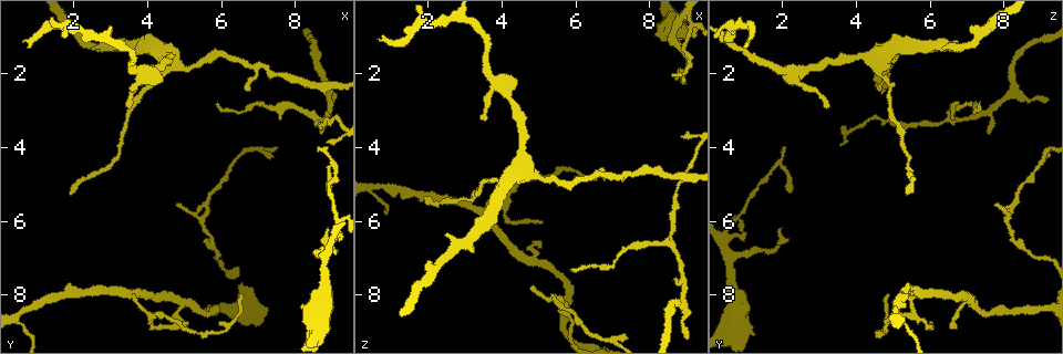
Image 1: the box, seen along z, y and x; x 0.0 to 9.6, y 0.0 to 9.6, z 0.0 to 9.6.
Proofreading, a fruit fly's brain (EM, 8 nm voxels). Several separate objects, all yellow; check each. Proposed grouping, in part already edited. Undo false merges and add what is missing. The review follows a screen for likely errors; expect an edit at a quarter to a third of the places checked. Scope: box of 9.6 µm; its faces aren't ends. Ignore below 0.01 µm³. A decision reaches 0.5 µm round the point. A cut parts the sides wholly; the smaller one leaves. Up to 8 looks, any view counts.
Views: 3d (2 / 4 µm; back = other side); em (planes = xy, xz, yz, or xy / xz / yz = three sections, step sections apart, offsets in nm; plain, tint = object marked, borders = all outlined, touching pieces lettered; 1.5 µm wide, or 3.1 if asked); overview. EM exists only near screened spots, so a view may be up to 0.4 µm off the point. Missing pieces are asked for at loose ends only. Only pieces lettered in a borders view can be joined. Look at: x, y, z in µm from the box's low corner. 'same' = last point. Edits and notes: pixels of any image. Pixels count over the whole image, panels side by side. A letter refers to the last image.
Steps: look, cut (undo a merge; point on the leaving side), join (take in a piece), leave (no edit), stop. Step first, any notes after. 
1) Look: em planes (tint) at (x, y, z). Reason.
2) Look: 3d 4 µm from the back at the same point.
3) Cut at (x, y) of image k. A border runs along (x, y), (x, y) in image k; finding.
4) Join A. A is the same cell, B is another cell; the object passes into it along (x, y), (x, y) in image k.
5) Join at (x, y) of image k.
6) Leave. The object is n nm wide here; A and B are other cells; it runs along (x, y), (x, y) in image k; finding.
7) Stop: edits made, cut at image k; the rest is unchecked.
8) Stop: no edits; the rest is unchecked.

Look: em planes (tint) at (3.55, 8.00, 5.70). Sharp bend.

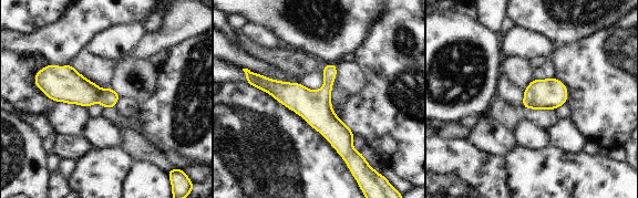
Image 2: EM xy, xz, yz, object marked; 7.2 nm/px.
Look: em planes (borders) at the same point. See the neighbours.

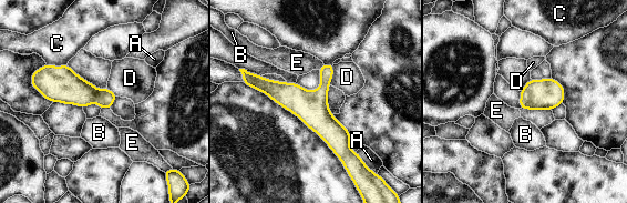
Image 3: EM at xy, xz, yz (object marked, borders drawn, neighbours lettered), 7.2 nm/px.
Leave. The object is 190 nm wide here; the longest contact is with D, 160 nm; A, B, C, D and E are other cells; continuous, no second cell.

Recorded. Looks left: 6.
Look: 3d 4 µm at (5.90, 2.80, 7.40). Long arm stops here.

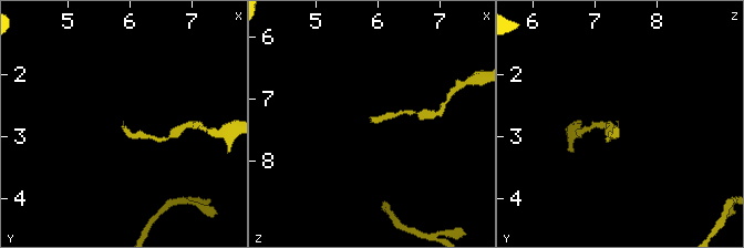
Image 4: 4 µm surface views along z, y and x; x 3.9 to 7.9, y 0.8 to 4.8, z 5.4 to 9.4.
Look: em planes (borders) at (5.85, 2.75, 7.35).

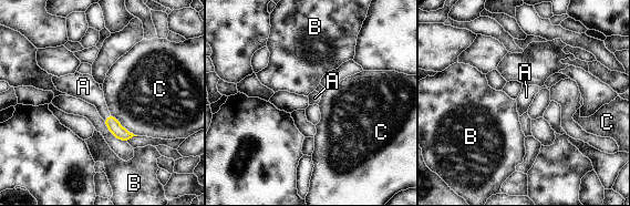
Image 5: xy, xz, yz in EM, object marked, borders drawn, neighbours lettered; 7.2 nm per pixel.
Join A. The object is 70 nm wide here; A is the same cell, B and C are other cells; the object passes into it along (114, 126), (107, 117), (88, 90) in image 5; it goes on there.

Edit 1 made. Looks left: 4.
Look: overview. Redraw.

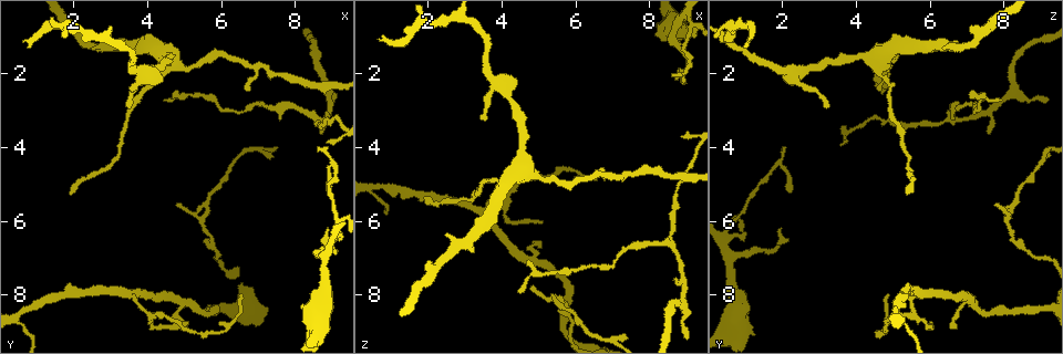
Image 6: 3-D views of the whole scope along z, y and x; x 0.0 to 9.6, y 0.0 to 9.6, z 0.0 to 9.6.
Look: 3d 2 µm from the back at (5.00, 8.95, 6.70).

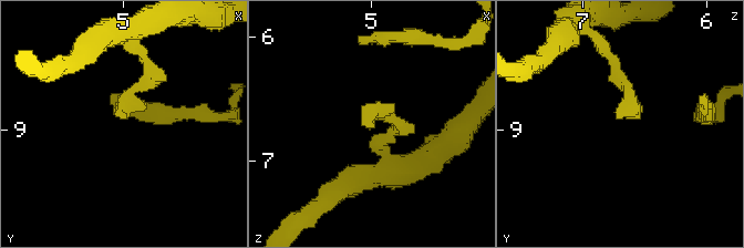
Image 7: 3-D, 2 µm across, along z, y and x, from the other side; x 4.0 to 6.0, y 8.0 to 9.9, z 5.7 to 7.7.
Look: em planes (borders) at (5.02, 8.90, 6.76).

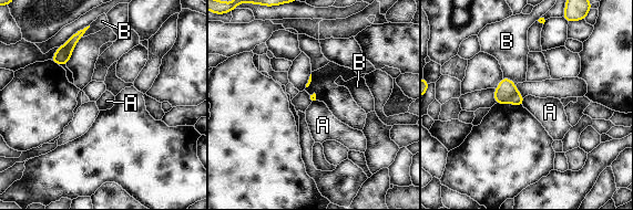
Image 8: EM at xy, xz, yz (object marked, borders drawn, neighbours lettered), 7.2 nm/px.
Leave. A and B are other cells; a border runs along (524, 97), (522, 105) in image 8; no lettered piece goes on from it.

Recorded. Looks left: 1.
Stop: edits made, join at image 5; the rest is unchecked.

